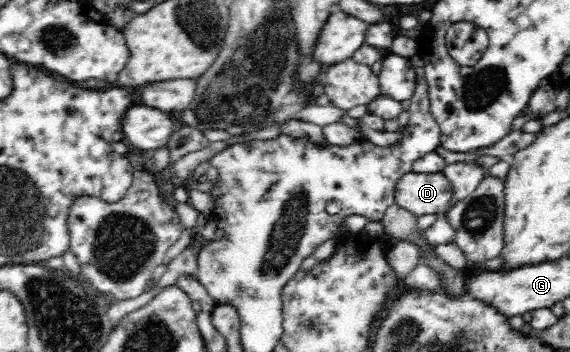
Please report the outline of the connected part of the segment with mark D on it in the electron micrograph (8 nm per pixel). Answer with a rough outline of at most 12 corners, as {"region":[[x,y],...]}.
{"region":[[406,172],[395,202],[444,215],[454,186],[444,172]]}

